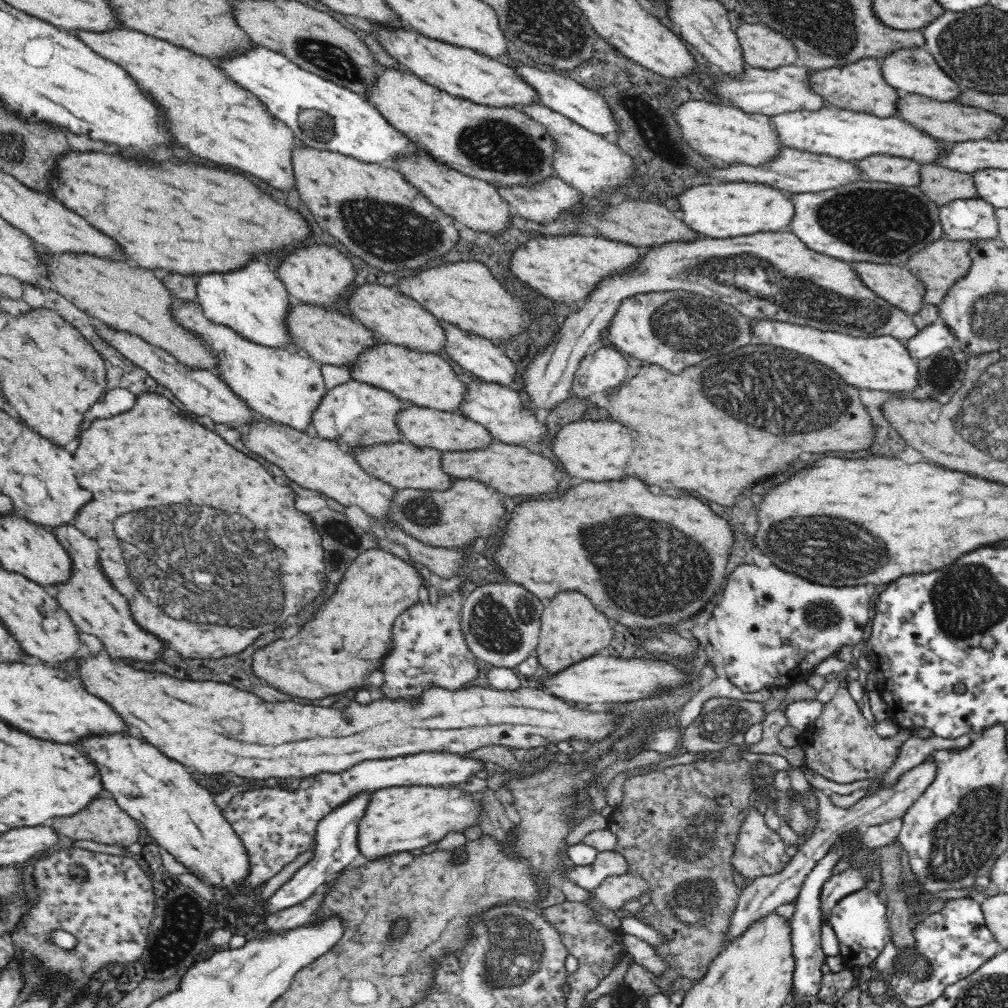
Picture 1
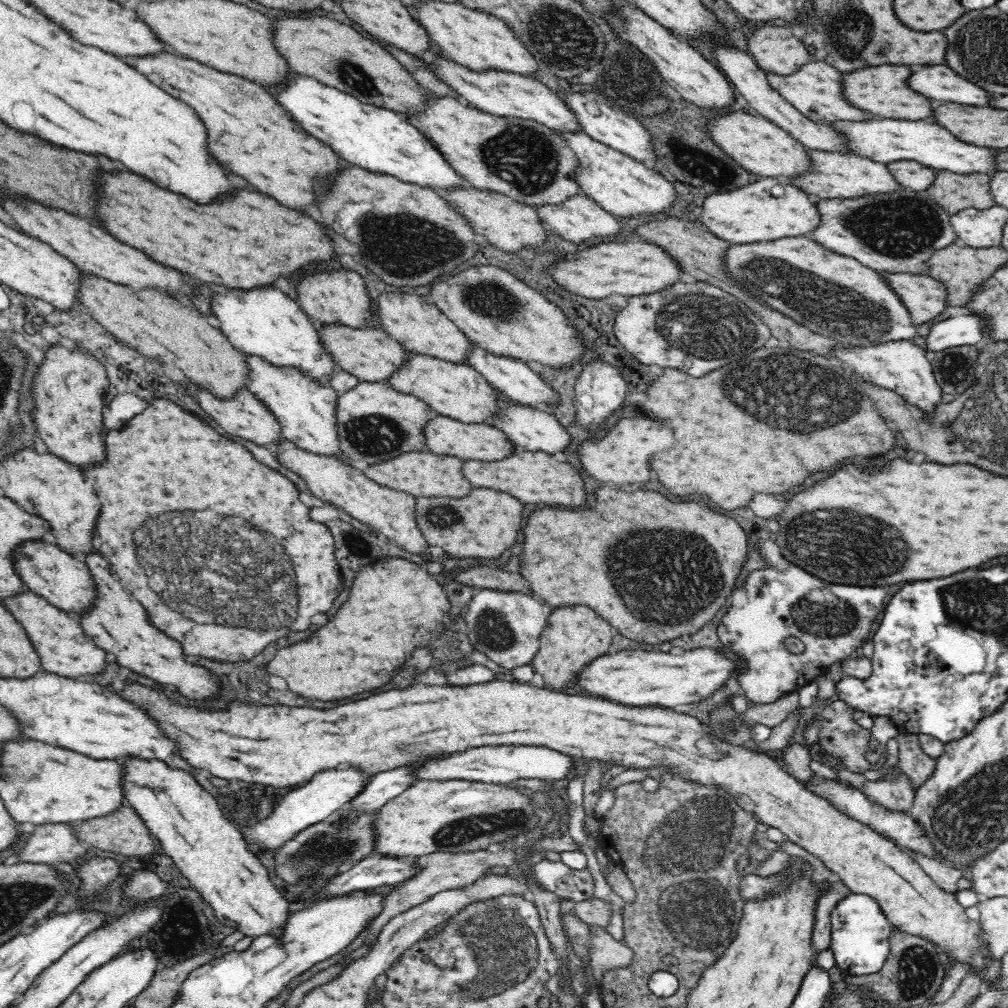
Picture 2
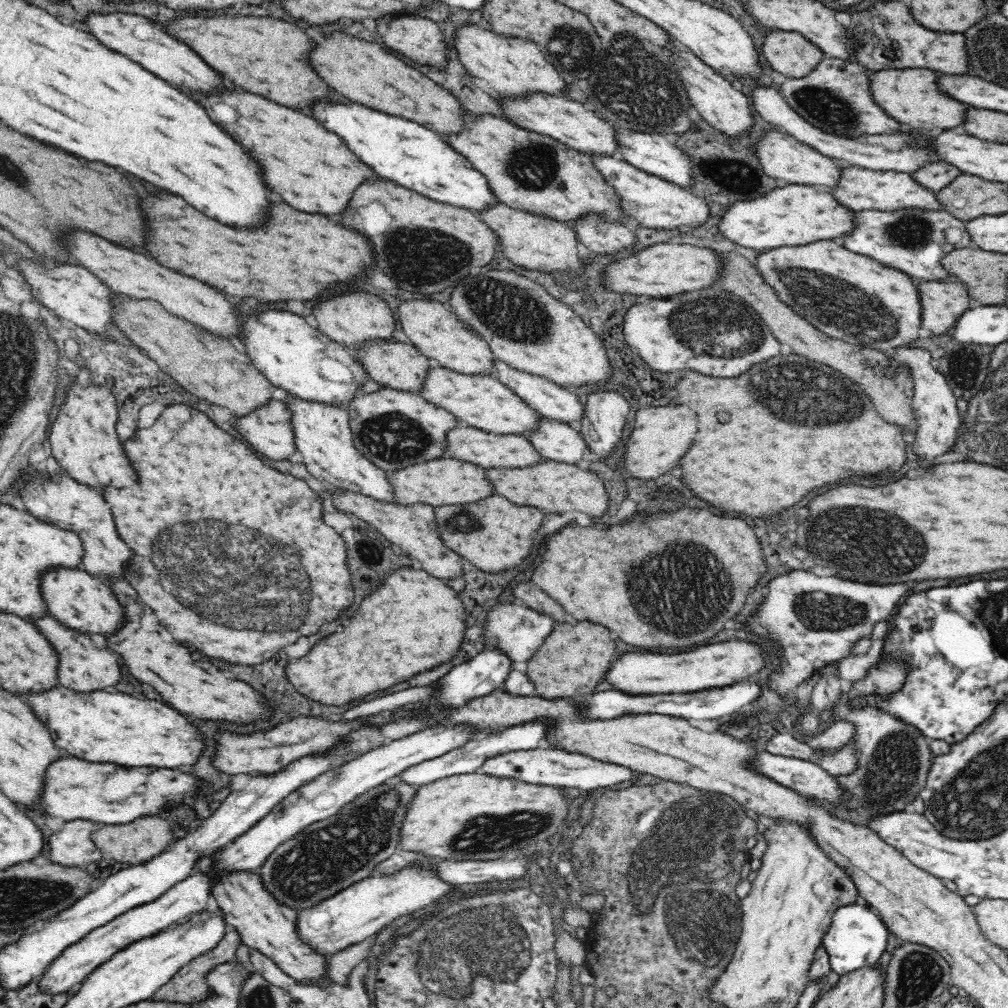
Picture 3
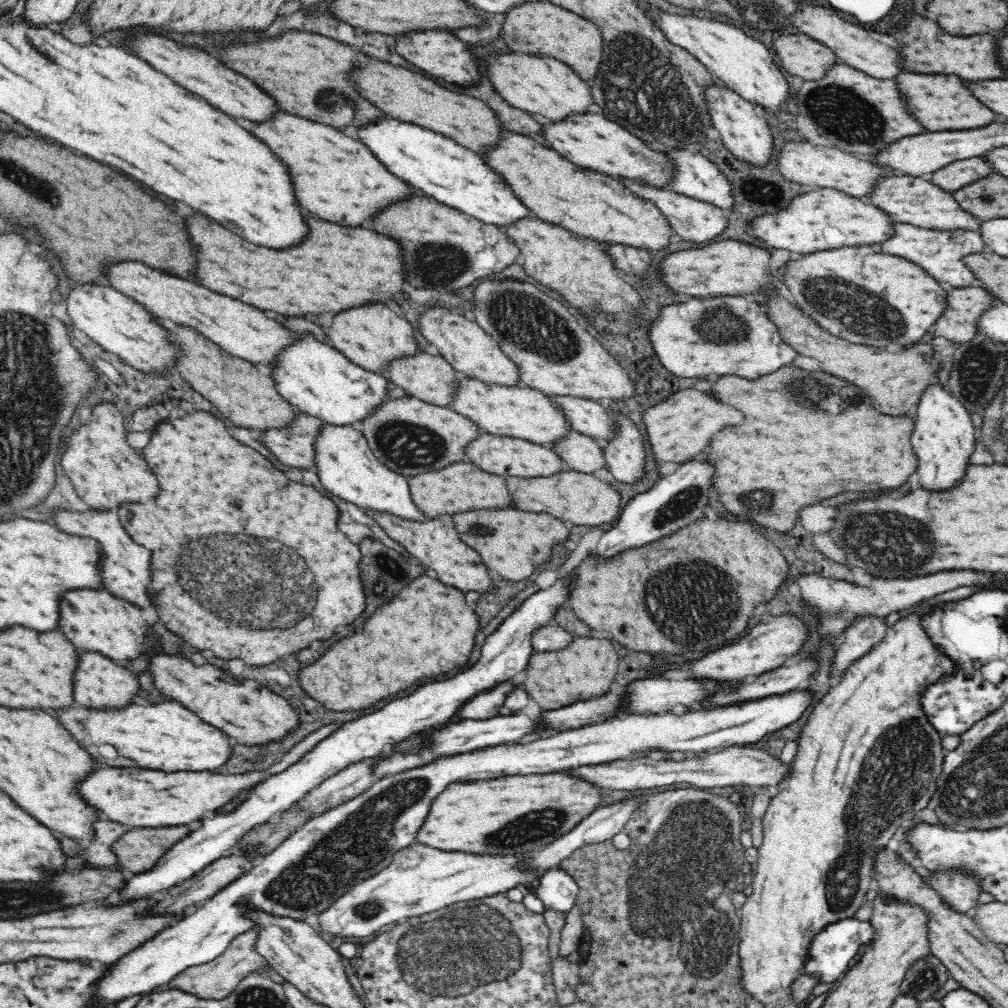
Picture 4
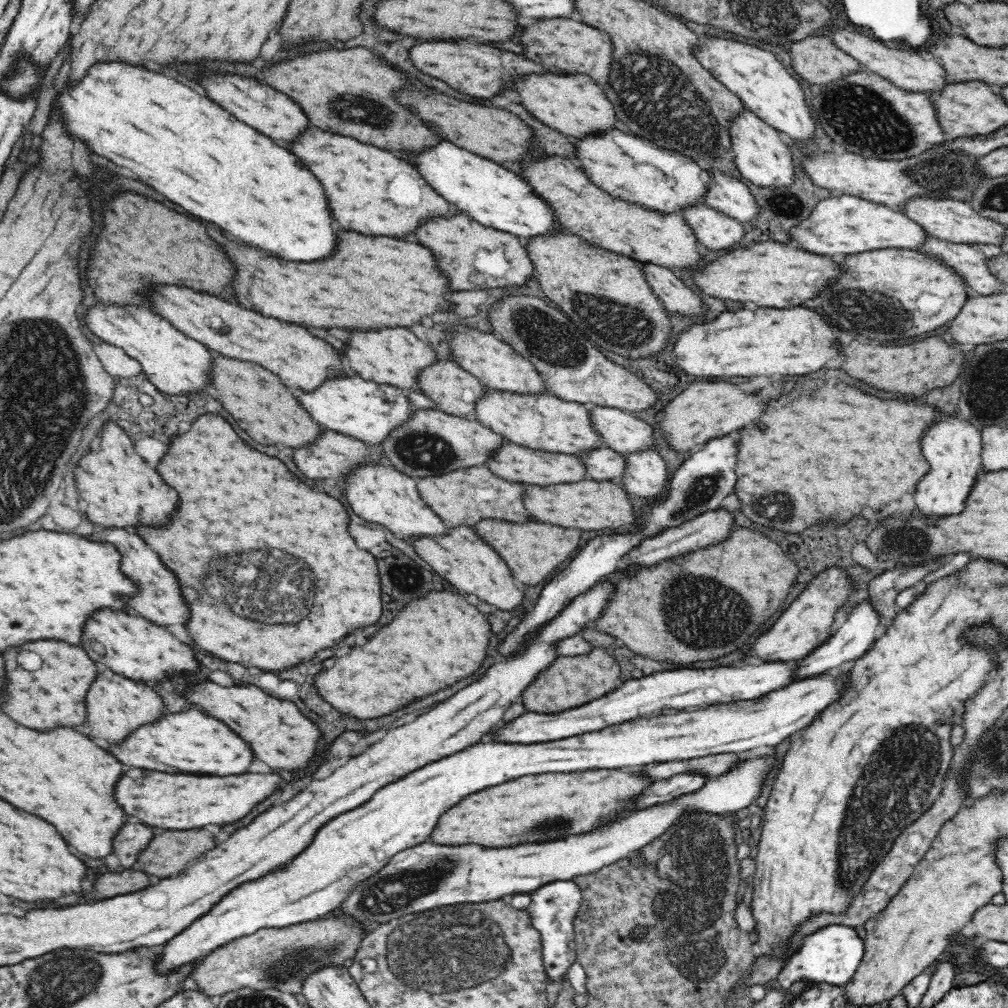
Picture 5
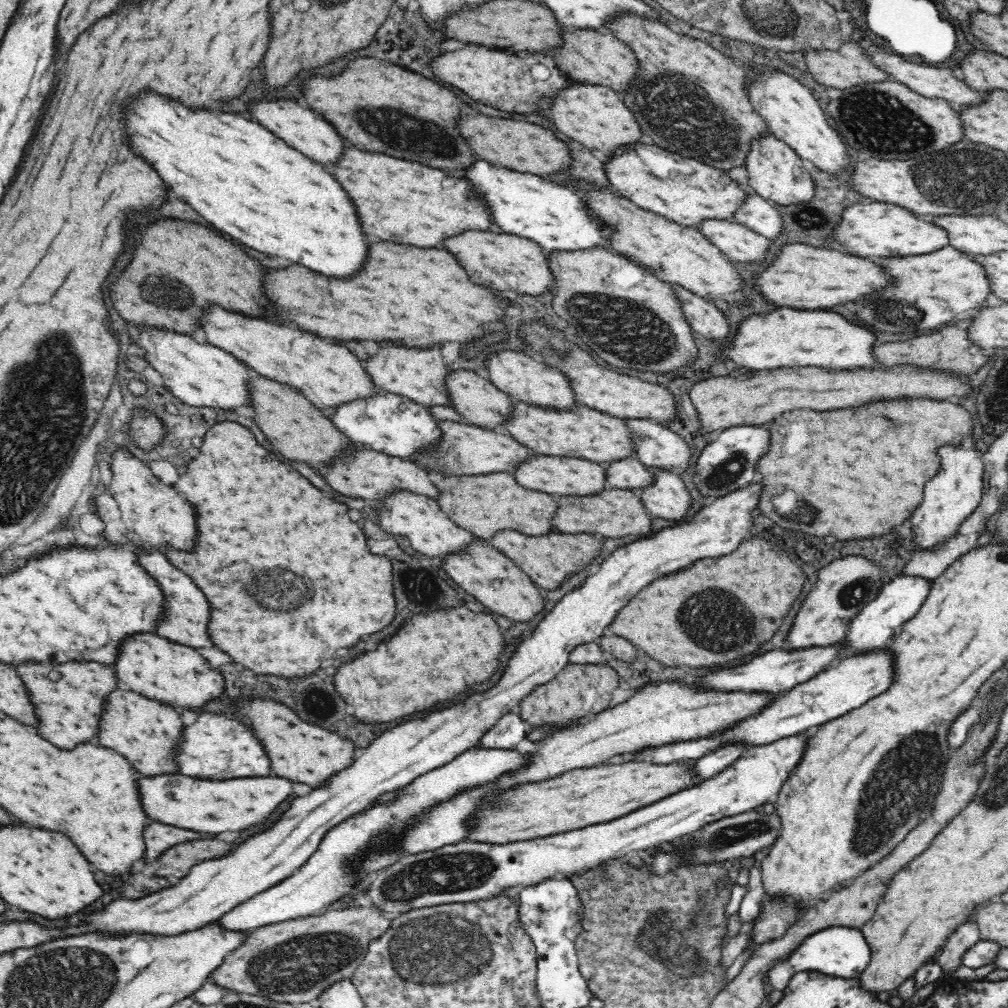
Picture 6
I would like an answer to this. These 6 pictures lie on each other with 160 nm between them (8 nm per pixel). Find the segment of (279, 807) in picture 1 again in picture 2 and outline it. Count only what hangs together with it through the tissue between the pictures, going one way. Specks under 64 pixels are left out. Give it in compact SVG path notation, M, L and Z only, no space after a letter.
M502 745L466 749L464 752L449 753L439 761L426 763L418 772L421 780L448 780L448 778L463 778L488 784L508 784L518 778L536 778L536 780L550 780L553 784L566 780L576 769L573 757L550 748L524 745Z

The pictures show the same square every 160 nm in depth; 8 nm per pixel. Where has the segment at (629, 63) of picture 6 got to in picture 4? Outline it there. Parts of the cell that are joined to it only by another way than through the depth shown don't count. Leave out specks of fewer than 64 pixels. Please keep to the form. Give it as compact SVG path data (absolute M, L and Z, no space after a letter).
M534 2L510 10L501 34L511 51L548 55L570 66L588 82L592 82L601 65L604 40L600 27L551 2Z

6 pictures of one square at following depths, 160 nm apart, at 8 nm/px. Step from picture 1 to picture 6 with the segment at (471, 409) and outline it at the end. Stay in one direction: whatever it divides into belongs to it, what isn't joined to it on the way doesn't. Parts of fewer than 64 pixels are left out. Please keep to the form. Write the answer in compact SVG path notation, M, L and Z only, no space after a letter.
M636 458L605 464L608 484L613 489L640 492L656 484L656 474Z

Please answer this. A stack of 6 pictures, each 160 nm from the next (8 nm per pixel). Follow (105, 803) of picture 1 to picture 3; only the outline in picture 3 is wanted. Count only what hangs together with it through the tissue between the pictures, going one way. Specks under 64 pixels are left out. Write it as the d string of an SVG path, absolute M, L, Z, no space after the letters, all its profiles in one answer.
M147 816L138 818L134 822L122 825L103 825L93 832L92 840L96 846L111 861L127 863L129 866L142 865L151 858L163 853L167 847L176 840L174 835L174 823L171 819L159 816Z

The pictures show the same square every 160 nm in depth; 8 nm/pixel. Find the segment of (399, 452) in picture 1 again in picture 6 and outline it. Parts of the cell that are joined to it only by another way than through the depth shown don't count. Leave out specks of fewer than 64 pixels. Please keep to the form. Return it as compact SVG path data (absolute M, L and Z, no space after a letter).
M512 473L441 476L435 477L435 484L440 491L437 503L448 518L480 539L490 540L502 530L514 530L533 537L557 532L554 527L554 516L559 507L557 498L524 488Z

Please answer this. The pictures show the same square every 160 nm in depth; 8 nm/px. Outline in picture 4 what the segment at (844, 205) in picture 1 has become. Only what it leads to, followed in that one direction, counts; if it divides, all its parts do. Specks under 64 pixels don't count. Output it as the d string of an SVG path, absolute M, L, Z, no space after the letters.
M896 223L895 235L889 241L878 244L876 247L886 254L894 254L920 266L938 282L946 282L946 284L956 288L985 288L985 284L978 280L972 270L964 263L964 258L971 254L988 251L988 246L980 233L962 229L953 231L928 230L914 225Z

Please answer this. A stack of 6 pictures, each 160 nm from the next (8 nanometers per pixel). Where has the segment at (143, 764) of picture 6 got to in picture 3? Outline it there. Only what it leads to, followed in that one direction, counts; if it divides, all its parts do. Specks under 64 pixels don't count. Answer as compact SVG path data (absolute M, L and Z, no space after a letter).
M50 614L34 623L59 654L58 680L60 685L77 693L114 691L115 685L122 679L122 673L118 659L112 656L108 647L96 646L96 642L88 635L64 627Z

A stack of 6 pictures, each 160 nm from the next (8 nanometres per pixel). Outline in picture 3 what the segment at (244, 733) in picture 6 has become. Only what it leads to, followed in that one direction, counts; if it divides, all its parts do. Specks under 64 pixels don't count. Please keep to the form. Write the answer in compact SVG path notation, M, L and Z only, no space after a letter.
M60 685L57 689L28 695L34 714L48 726L56 746L68 750L72 756L88 762L114 762L120 766L156 766L156 768L178 768L192 766L198 762L204 750L202 732L186 720L178 710L168 708L156 700L140 700L117 690L77 693Z

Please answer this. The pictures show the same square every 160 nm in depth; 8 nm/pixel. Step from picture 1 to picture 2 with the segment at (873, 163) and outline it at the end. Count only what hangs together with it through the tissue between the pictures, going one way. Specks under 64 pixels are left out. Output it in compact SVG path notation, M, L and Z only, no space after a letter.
M896 161L887 164L892 176L904 189L926 191L935 181L937 171L916 161Z

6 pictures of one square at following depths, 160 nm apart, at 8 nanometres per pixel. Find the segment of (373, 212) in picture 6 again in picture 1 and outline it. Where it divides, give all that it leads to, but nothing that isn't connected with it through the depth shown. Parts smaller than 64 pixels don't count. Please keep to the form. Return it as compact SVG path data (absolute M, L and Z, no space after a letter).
M128 28L116 29L111 33L90 33L80 31L77 38L82 40L94 53L119 64L166 112L166 120L180 144L188 146L192 154L208 158L218 164L238 168L236 172L250 172L266 184L283 192L296 190L292 157L296 149L305 147L300 139L284 122L276 119L268 107L255 95L232 80L216 63L162 40L149 37L140 31Z

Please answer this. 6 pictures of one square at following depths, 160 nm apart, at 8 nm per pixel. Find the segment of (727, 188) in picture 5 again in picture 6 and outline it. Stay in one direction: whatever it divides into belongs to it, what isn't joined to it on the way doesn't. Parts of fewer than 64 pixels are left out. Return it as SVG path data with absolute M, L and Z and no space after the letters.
M758 194L748 195L743 205L734 213L733 220L736 223L747 226L750 230L765 236L770 240L775 240L783 233L784 221L777 207L769 200Z

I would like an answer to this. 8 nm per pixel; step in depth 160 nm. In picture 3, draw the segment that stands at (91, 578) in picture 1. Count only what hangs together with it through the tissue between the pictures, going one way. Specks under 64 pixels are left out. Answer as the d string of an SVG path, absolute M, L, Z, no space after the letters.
M114 581L114 595L125 610L125 625L107 639L110 651L120 652L124 664L142 683L150 684L172 702L172 706L184 714L196 716L200 720L214 722L238 722L250 724L256 720L268 720L272 710L266 700L242 680L230 680L210 662L194 662L190 652L176 644L175 638L166 630L128 581Z

